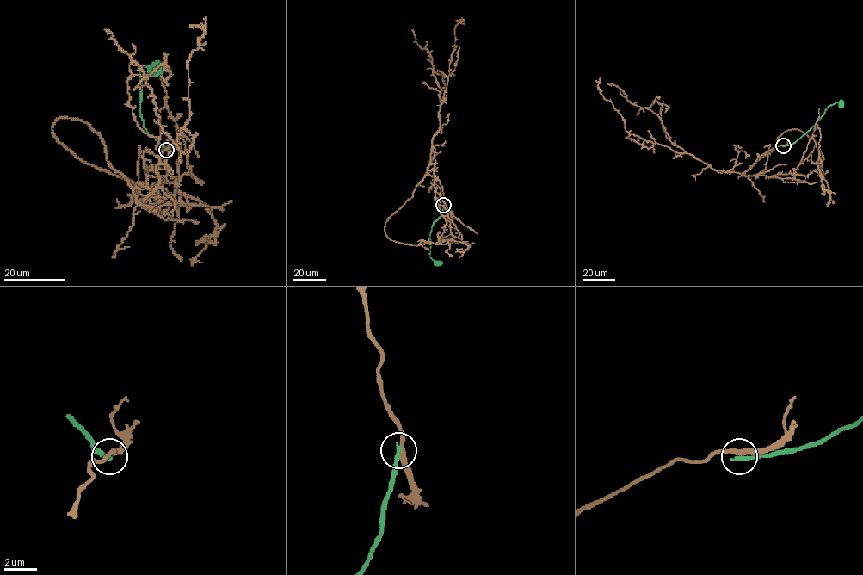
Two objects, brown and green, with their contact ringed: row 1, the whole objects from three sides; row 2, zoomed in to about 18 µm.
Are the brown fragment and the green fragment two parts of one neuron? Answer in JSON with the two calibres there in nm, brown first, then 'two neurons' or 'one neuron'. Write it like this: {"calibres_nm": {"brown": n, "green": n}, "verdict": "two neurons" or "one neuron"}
{"calibres_nm": {"brown": 320, "green": 280}, "verdict": "two neurons"}

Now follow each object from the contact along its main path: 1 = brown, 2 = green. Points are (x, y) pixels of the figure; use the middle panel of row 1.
1: (443, 205), (427, 175), (387, 220), (385, 235), (410, 245), (452, 239), (470, 245), (457, 249)
2: (443, 205), (440, 216), (434, 222), (429, 233), (430, 256), (437, 262)

